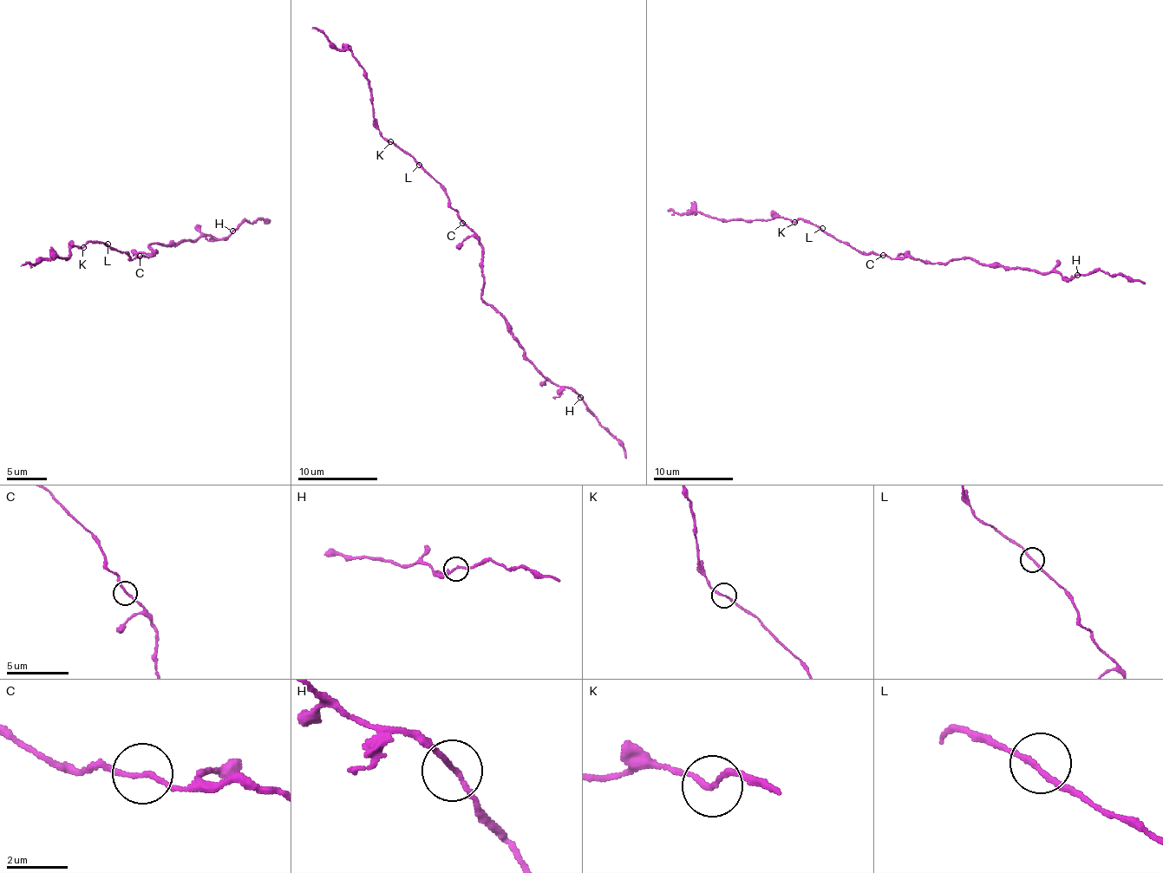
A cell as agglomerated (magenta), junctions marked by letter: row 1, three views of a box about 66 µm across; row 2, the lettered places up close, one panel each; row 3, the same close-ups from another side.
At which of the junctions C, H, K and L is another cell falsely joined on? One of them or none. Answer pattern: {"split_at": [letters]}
{"split_at": []}

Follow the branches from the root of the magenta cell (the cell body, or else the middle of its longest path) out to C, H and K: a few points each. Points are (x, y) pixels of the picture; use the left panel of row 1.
C: (152, 255), (140, 256)
H: (152, 255), (156, 253), (149, 245), (168, 245), (211, 236), (222, 239), (232, 231)
K: (152, 255), (131, 259), (127, 254), (120, 253), (100, 242), (87, 242), (83, 246)

